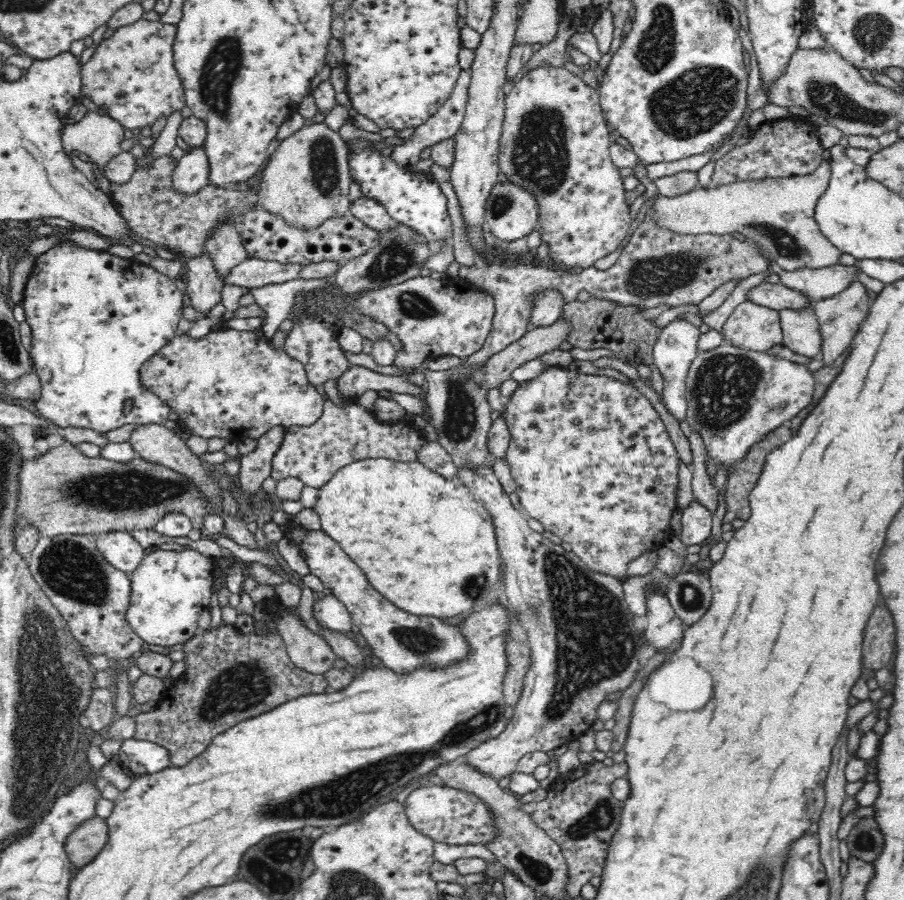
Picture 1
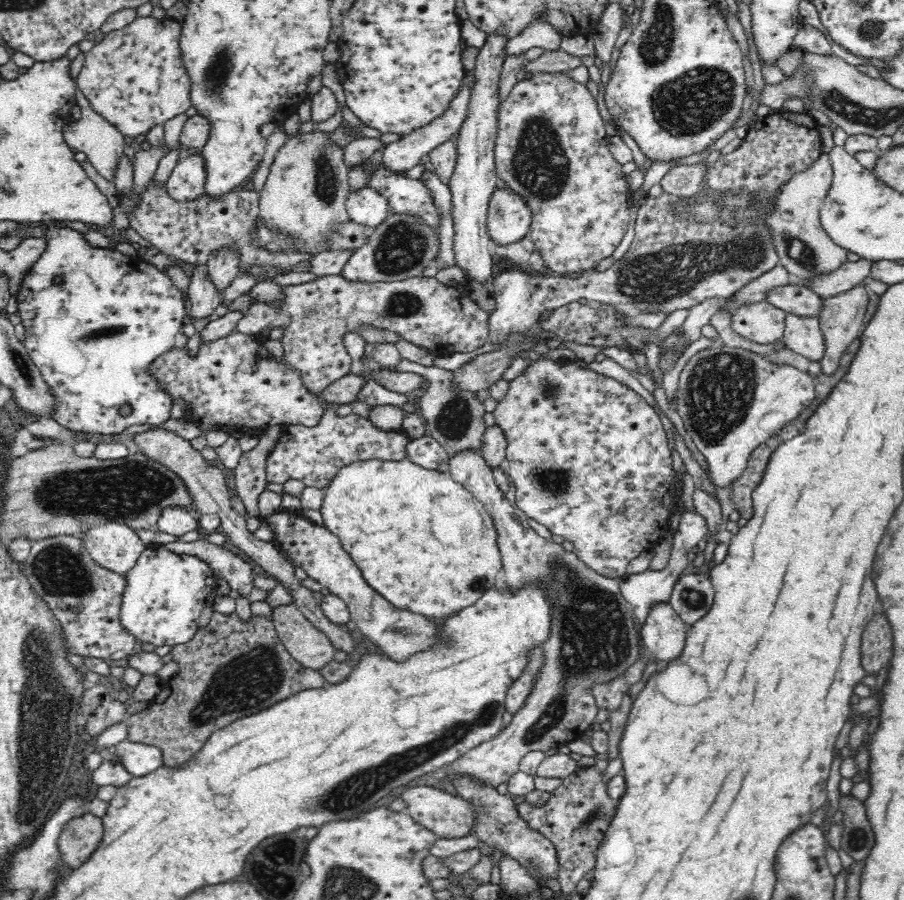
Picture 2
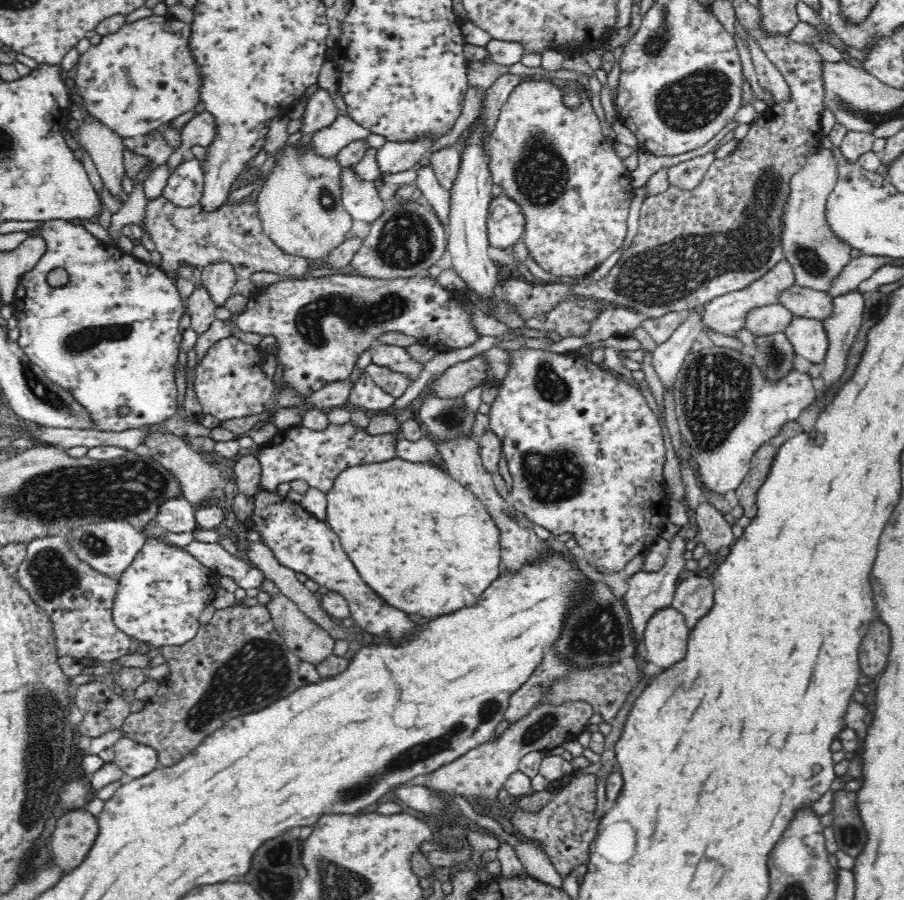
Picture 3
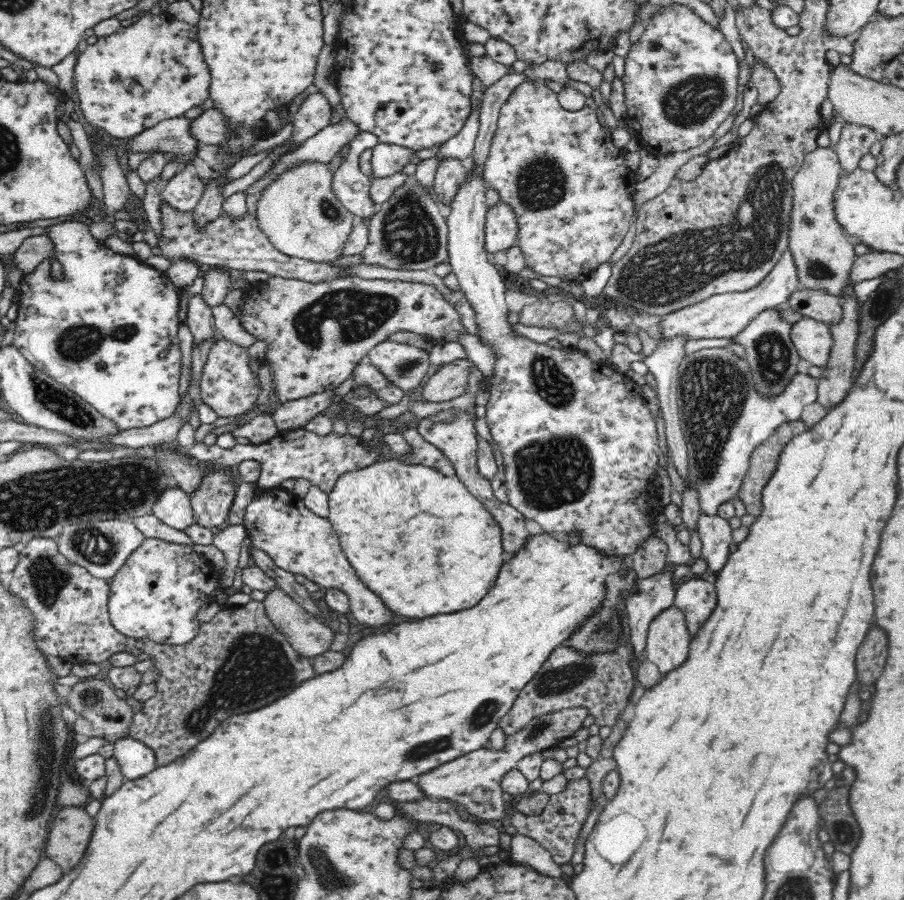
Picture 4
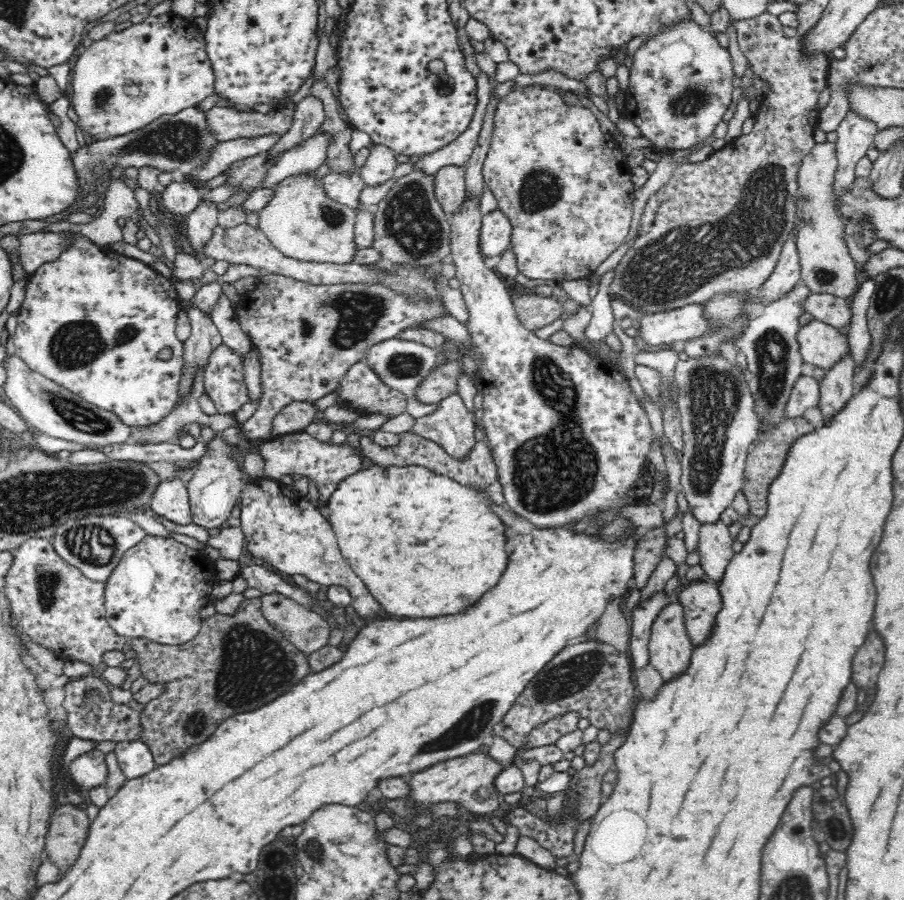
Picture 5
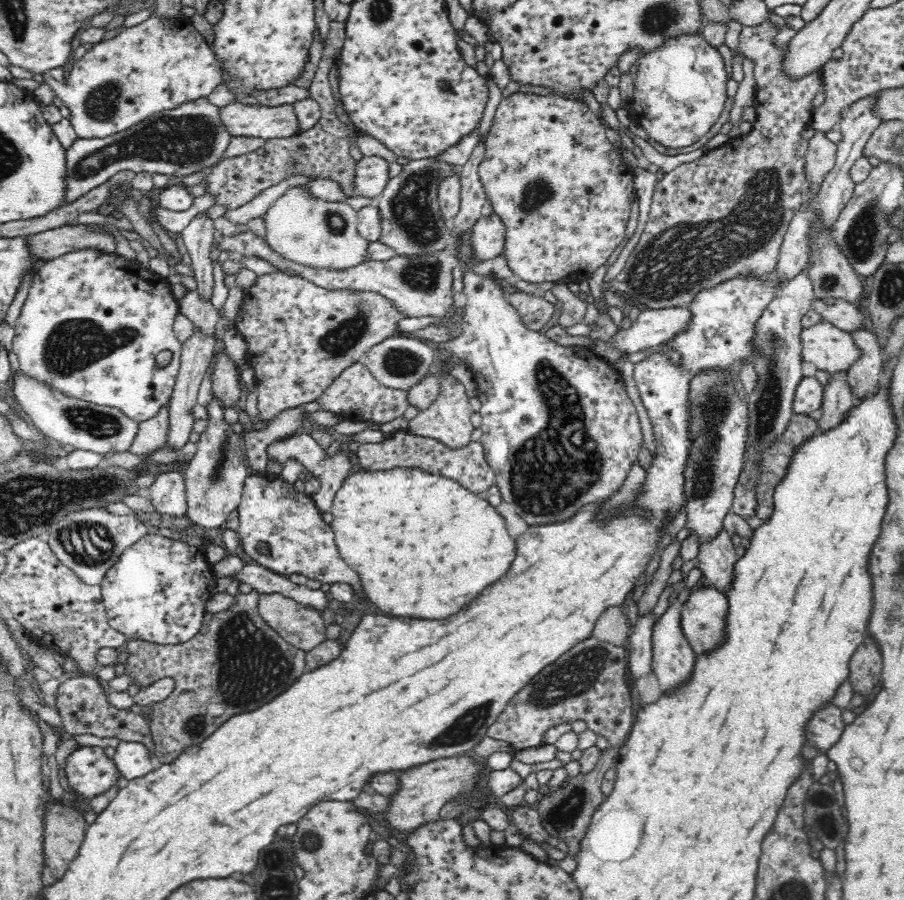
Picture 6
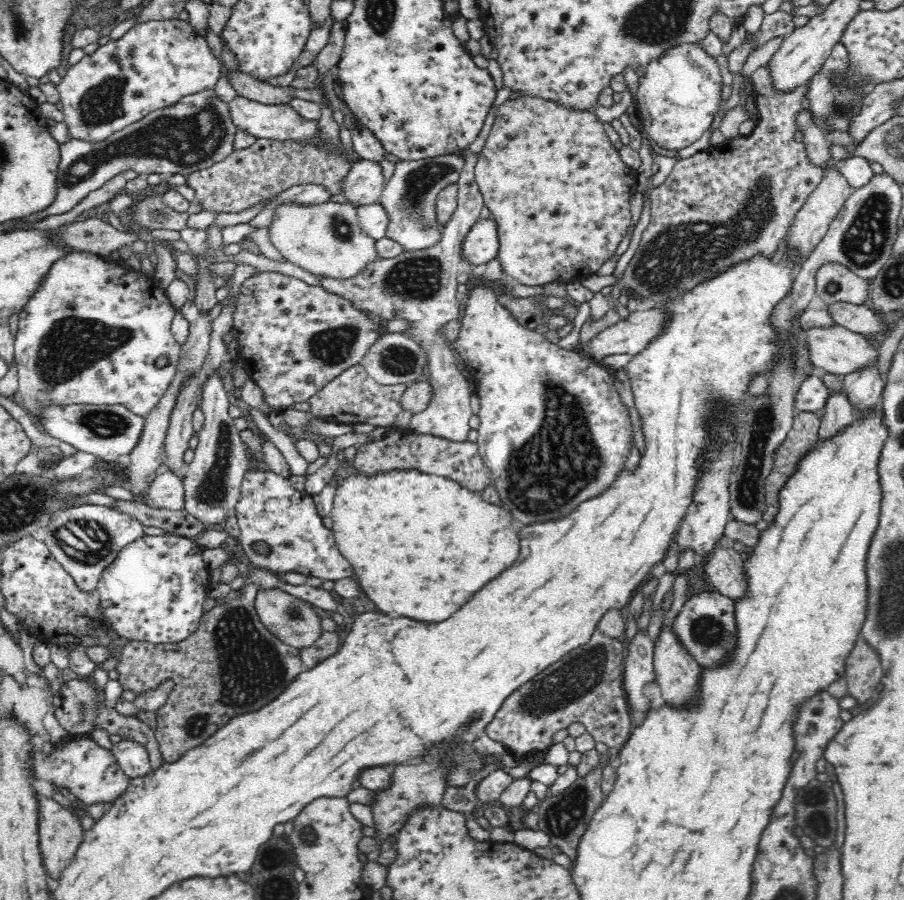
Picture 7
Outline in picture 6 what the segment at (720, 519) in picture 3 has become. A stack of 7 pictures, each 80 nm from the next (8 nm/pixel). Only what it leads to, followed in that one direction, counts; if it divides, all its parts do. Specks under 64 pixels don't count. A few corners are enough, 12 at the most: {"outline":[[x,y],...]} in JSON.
{"outline":[[722,526],[699,543],[696,567],[722,593],[740,556]]}

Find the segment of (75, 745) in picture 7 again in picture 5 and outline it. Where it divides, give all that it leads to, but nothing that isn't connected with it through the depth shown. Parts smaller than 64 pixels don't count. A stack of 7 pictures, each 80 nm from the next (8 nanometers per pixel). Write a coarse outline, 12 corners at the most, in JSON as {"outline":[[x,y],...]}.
{"outline":[[92,749],[74,759],[69,776],[83,790],[106,784],[105,754]]}

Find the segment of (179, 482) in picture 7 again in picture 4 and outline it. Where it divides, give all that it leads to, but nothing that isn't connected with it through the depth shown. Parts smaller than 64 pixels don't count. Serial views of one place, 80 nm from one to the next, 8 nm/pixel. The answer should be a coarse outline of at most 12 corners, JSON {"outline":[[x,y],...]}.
{"outline":[[178,487],[162,492],[153,515],[174,530],[195,523],[190,496]]}

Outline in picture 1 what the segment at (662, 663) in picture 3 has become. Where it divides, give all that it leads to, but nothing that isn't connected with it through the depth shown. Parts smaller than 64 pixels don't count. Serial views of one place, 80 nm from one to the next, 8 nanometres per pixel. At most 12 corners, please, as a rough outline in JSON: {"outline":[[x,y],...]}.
{"outline":[[660,588],[646,592],[645,644],[676,649],[685,626]]}

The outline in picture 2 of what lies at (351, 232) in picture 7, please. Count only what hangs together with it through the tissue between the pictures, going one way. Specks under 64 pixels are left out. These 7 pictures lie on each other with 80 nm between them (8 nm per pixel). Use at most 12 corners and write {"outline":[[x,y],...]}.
{"outline":[[288,137],[259,191],[259,216],[324,252],[350,219],[345,147]]}

